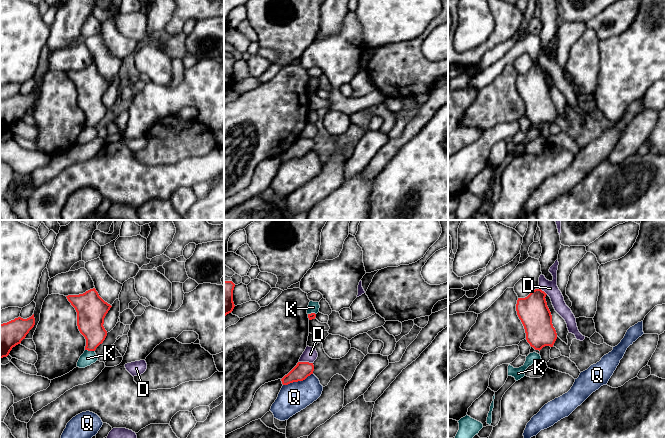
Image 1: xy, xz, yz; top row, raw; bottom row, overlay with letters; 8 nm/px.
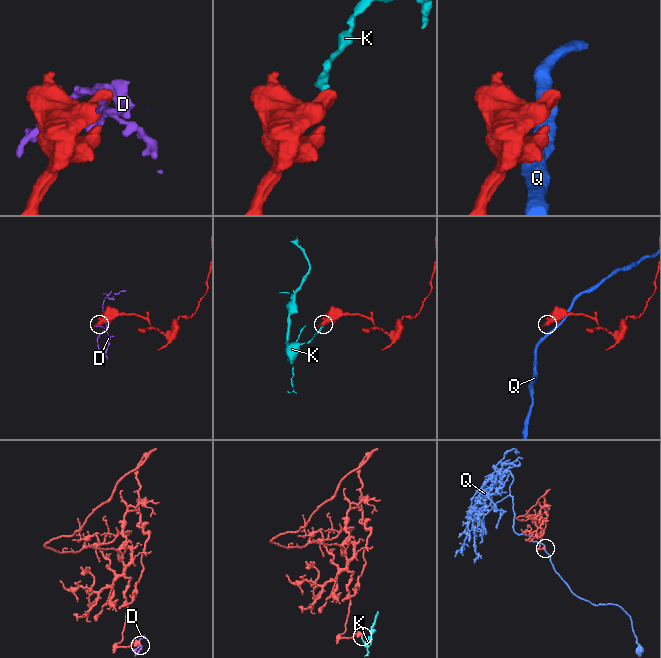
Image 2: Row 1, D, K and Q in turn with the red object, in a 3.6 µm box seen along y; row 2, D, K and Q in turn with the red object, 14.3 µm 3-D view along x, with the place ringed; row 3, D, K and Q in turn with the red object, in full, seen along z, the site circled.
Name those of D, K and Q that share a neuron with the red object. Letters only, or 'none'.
none

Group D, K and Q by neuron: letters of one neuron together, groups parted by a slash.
D / K / Q

